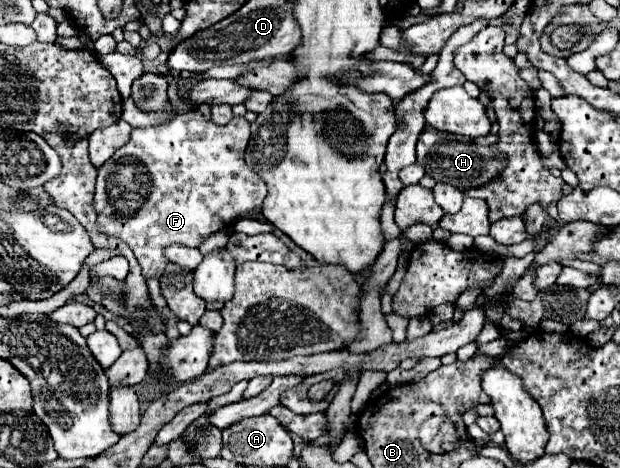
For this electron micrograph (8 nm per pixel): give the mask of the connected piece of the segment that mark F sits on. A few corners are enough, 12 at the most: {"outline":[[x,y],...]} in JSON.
{"outline":[[250,124],[138,128],[98,170],[102,234],[144,278],[260,212]]}

